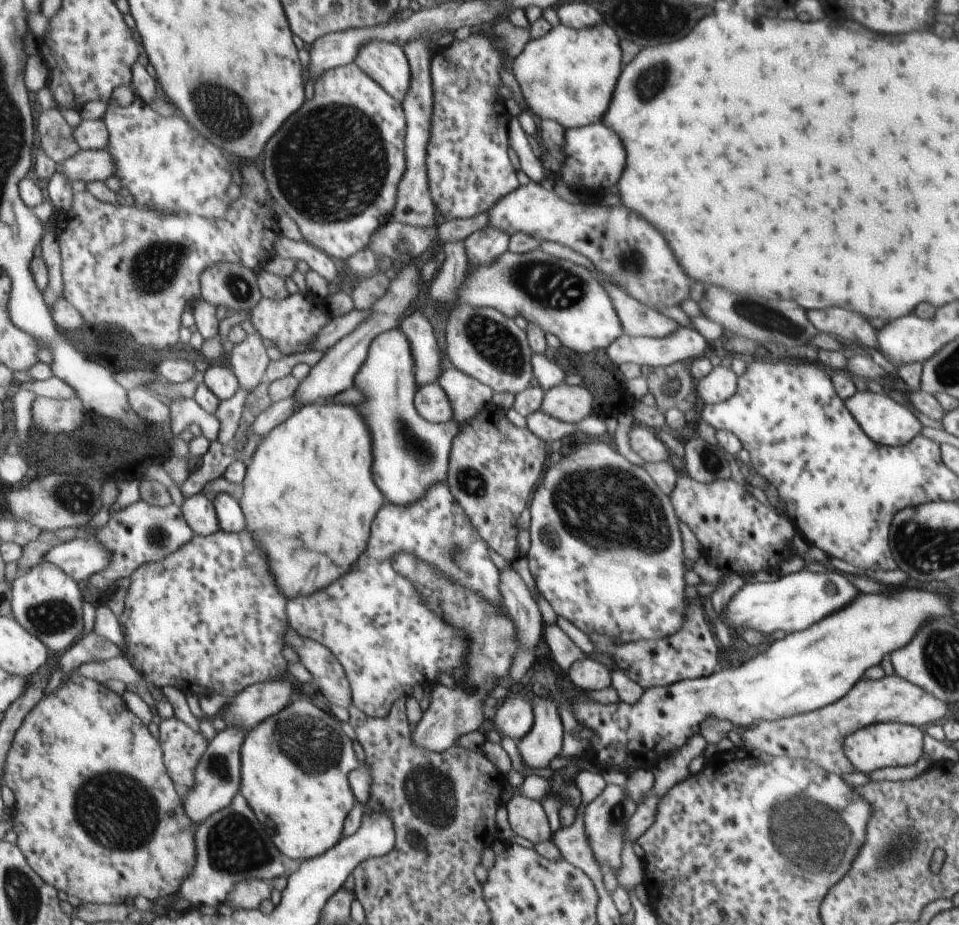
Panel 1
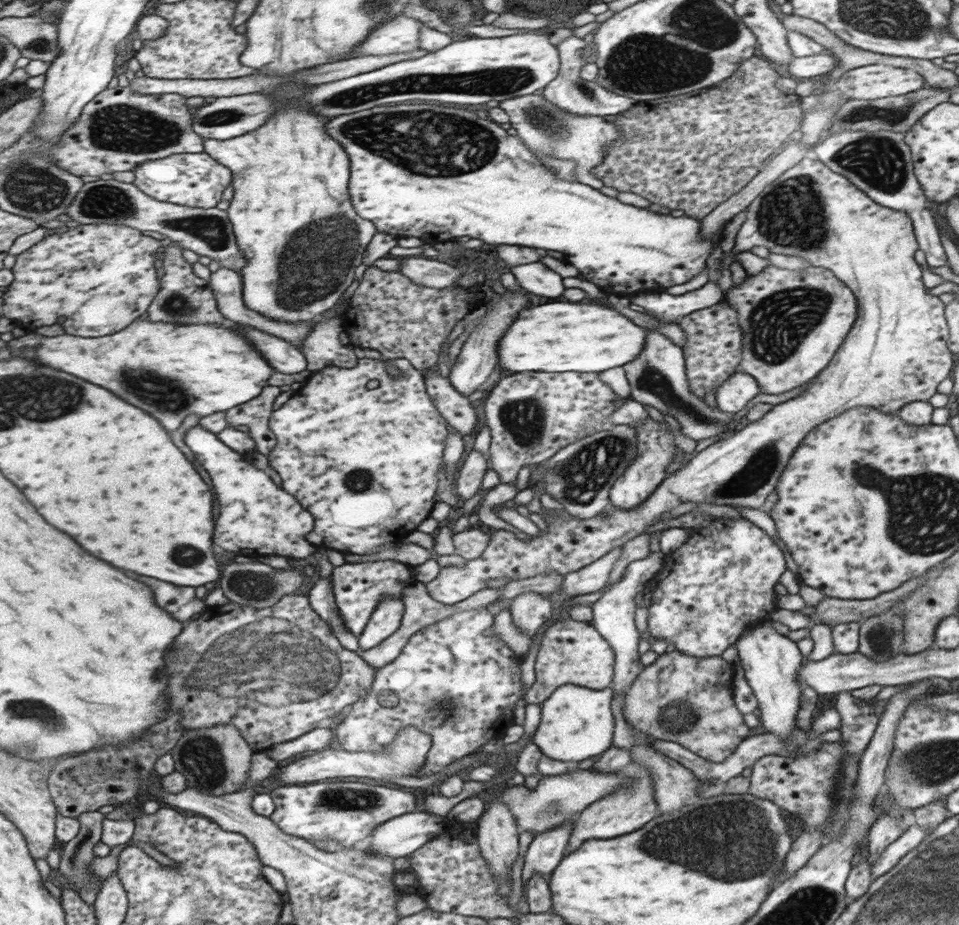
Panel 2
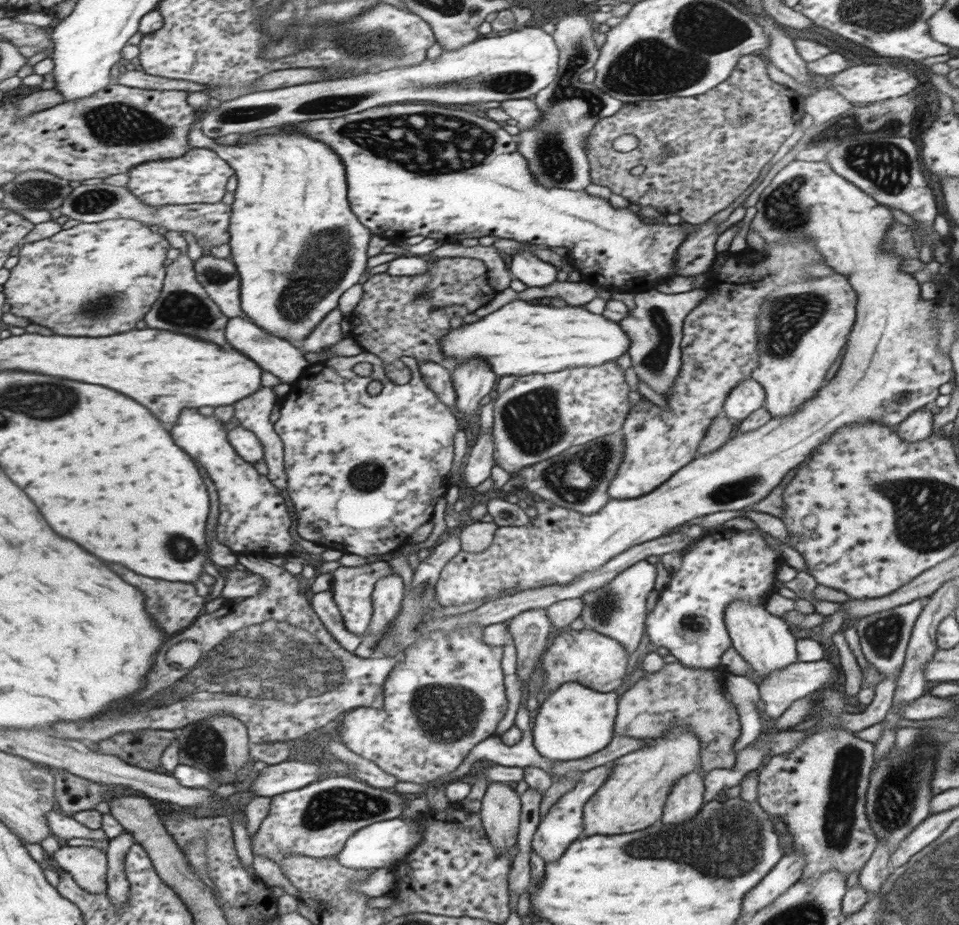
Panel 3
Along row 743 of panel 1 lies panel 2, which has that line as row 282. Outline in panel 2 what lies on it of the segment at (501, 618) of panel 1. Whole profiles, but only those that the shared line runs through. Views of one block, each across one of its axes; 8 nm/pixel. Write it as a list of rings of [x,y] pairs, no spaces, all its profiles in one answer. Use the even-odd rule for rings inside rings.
[[[424,256],[401,258],[397,271],[412,279],[419,286],[439,289],[449,286],[461,276],[457,267]]]

